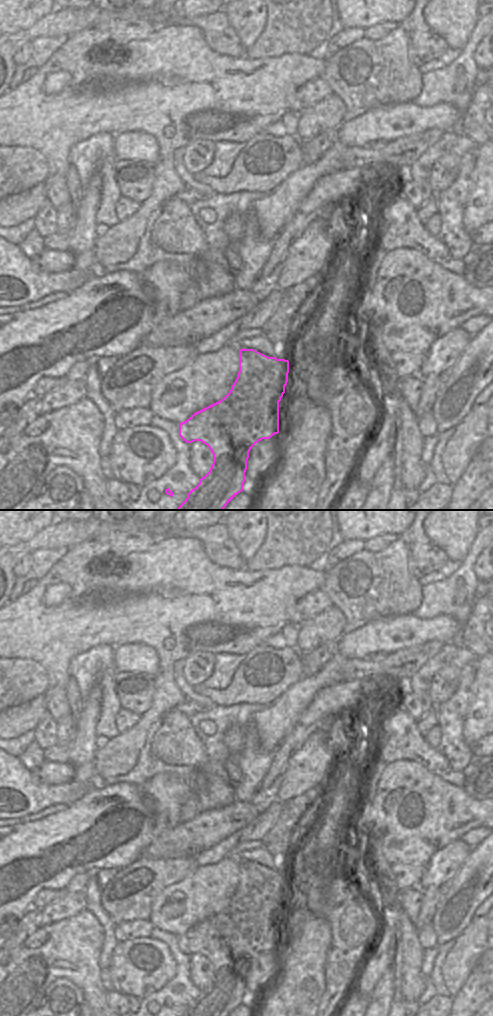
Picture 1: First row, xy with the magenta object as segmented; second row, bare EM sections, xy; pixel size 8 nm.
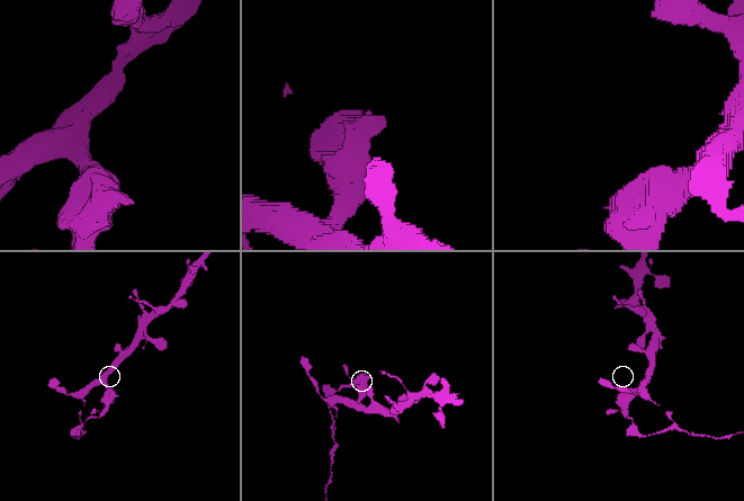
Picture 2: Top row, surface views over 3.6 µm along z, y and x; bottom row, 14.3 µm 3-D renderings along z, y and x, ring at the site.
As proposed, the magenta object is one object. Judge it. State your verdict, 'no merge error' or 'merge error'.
merge error

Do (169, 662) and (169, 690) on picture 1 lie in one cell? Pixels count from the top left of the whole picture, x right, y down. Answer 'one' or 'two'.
one

